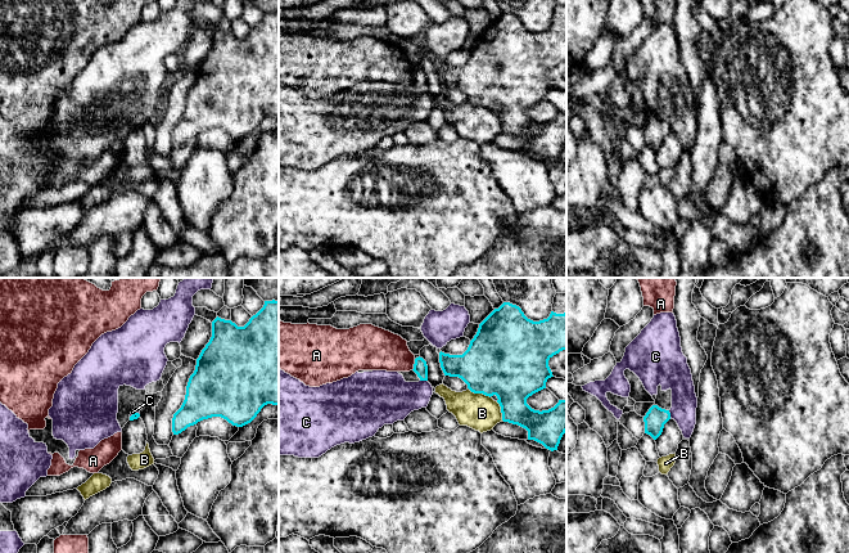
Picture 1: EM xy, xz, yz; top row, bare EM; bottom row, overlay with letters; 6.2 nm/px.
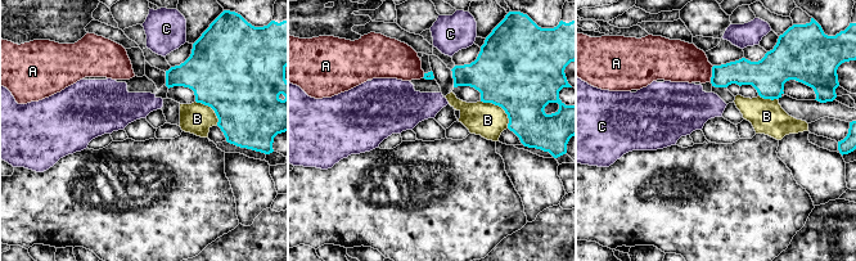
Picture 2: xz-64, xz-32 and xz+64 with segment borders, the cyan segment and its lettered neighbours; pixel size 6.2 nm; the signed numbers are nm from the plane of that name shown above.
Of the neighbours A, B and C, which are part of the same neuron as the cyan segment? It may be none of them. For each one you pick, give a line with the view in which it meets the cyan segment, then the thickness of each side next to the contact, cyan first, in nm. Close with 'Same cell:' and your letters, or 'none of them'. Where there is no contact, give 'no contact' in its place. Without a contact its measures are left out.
Same cell: none of them

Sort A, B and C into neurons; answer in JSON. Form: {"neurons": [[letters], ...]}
{"neurons": [["A"], ["B"], ["C"]]}

